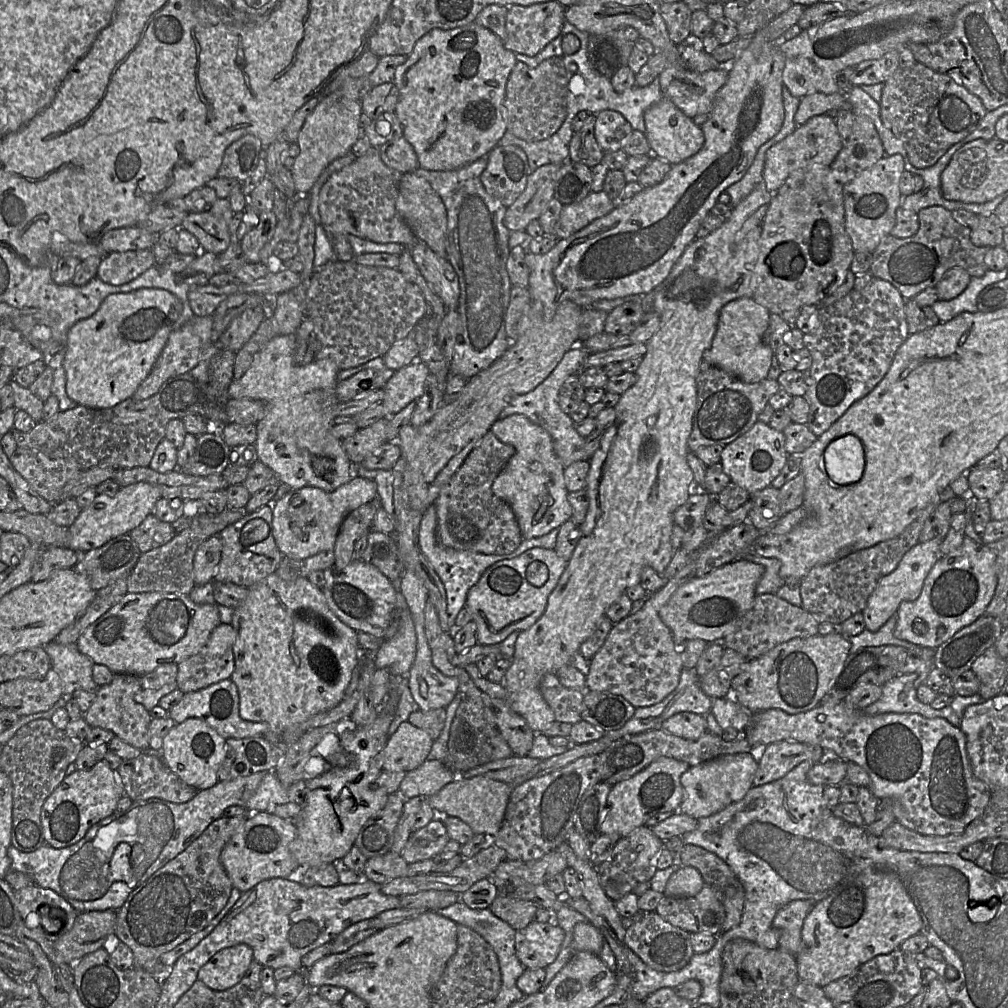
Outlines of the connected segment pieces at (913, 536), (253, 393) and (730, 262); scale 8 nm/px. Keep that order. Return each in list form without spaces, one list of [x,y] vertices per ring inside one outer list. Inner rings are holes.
[[[948,486],[935,497],[918,514],[918,516],[896,537],[876,544],[870,548],[855,551],[838,561],[816,566],[799,583],[802,608],[813,614],[819,622],[841,625],[851,616],[863,611],[868,597],[879,581],[895,570],[902,557],[919,543],[920,532],[932,512],[942,502],[956,497]]]
[[[296,334],[277,335],[272,338],[255,356],[245,372],[238,380],[233,380],[228,387],[230,399],[250,398],[261,400],[266,404],[266,415],[256,423],[257,440],[255,449],[258,460],[273,470],[291,490],[299,490],[311,486],[326,492],[332,492],[346,484],[354,476],[354,466],[341,440],[331,432],[334,416],[334,406],[341,403],[336,398],[337,374],[340,371],[331,359],[315,359],[311,363],[299,366],[294,362]]]
[[[763,182],[758,184],[744,200],[731,209],[730,214],[727,216],[721,227],[711,232],[704,238],[696,238],[686,247],[679,260],[673,266],[669,276],[652,291],[654,293],[653,310],[660,316],[660,326],[653,336],[646,342],[646,353],[643,356],[640,366],[635,371],[635,384],[620,395],[620,400],[614,407],[616,411],[616,419],[614,423],[604,431],[599,449],[595,451],[589,460],[590,470],[587,476],[586,490],[589,496],[590,505],[586,518],[580,525],[580,541],[573,552],[572,558],[568,562],[566,570],[548,599],[548,605],[544,614],[528,630],[520,633],[515,645],[515,654],[502,682],[502,685],[507,691],[511,708],[526,720],[527,724],[535,734],[542,733],[555,721],[553,711],[547,705],[540,692],[540,682],[542,677],[547,673],[556,674],[562,667],[571,665],[573,657],[577,653],[580,653],[580,646],[593,635],[600,620],[606,615],[608,608],[615,603],[628,588],[641,583],[641,572],[644,567],[652,567],[658,574],[663,575],[672,560],[674,548],[671,543],[671,537],[675,524],[674,513],[679,507],[686,503],[692,493],[692,489],[694,488],[694,477],[692,470],[687,463],[686,456],[689,452],[687,440],[692,430],[693,415],[696,407],[697,371],[700,362],[703,360],[703,352],[711,346],[717,329],[721,308],[726,303],[741,297],[752,298],[751,277],[760,252],[759,239],[762,231],[762,222],[772,197],[773,194],[765,188]]]

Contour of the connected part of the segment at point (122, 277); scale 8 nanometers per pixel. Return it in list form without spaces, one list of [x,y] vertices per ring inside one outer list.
[[[151,249],[111,252],[102,258],[96,276],[105,283],[119,286],[137,278],[155,262]]]

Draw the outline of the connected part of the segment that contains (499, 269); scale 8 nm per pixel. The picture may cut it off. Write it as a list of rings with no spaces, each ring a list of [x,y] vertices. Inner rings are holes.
[[[488,154],[451,171],[432,171],[421,167],[413,171],[430,183],[446,208],[446,259],[457,273],[460,288],[460,324],[450,372],[466,379],[489,367],[510,345],[505,329],[512,288],[507,271],[510,231],[504,225],[507,207],[491,196],[480,180],[487,163]]]

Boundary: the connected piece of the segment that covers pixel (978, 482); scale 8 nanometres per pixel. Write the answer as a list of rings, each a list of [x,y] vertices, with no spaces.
[[[973,467],[966,477],[969,484],[969,496],[973,500],[990,500],[1001,489],[1006,481],[1003,468]]]

